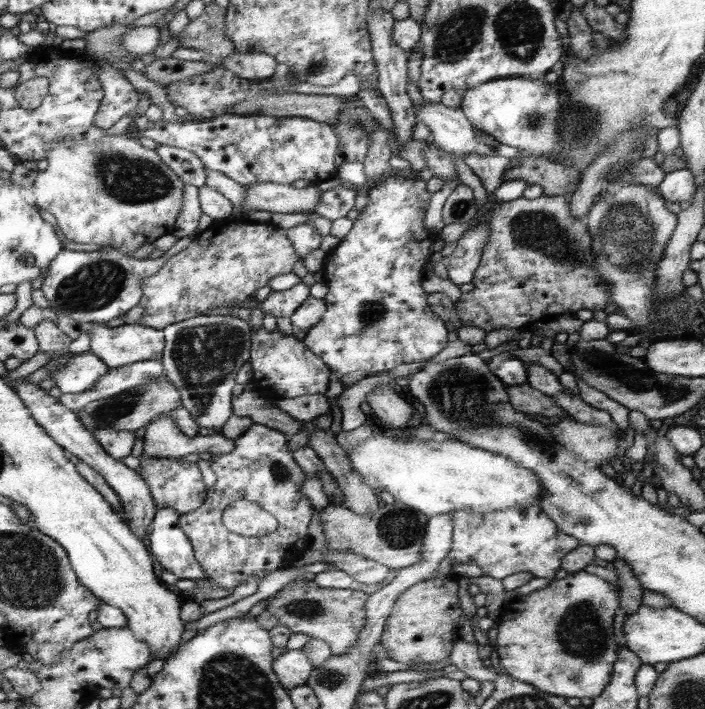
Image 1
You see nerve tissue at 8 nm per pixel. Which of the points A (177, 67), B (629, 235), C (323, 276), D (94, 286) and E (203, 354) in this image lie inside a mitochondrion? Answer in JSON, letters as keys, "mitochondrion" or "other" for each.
{"A":"other","B":"mitochondrion","C":"other","D":"mitochondrion","E":"mitochondrion"}

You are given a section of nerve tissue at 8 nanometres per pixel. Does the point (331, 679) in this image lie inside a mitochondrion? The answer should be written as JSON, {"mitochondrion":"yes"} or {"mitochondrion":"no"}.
{"mitochondrion":"yes"}

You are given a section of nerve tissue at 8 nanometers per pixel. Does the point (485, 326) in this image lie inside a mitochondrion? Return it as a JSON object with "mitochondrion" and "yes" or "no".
{"mitochondrion":"no"}

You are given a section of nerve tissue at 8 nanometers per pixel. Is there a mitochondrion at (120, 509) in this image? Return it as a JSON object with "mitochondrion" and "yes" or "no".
{"mitochondrion":"no"}

